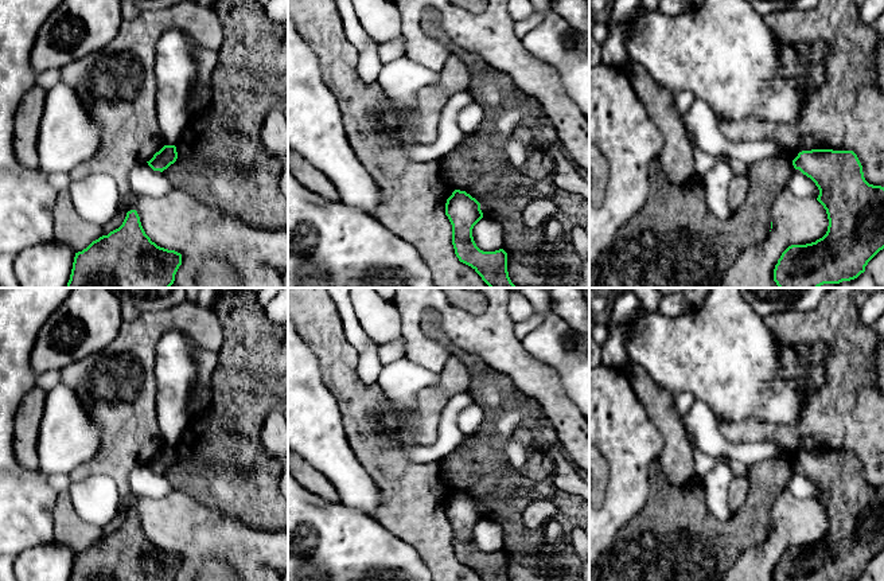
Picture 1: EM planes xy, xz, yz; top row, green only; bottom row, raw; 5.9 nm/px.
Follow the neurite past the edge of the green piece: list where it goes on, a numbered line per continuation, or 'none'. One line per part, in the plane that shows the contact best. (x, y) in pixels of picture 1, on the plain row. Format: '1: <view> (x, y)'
none

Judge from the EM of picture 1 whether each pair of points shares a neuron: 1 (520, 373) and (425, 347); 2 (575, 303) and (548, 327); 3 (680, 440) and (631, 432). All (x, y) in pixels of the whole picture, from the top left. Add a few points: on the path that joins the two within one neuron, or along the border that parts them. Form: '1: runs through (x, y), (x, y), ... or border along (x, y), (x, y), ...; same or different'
1: runs through (485, 338), (464, 331), (436, 303), (416, 312); same
2: border along (548, 301), (549, 308), (575, 332); different
3: border along (646, 410), (664, 440), (661, 455); different

